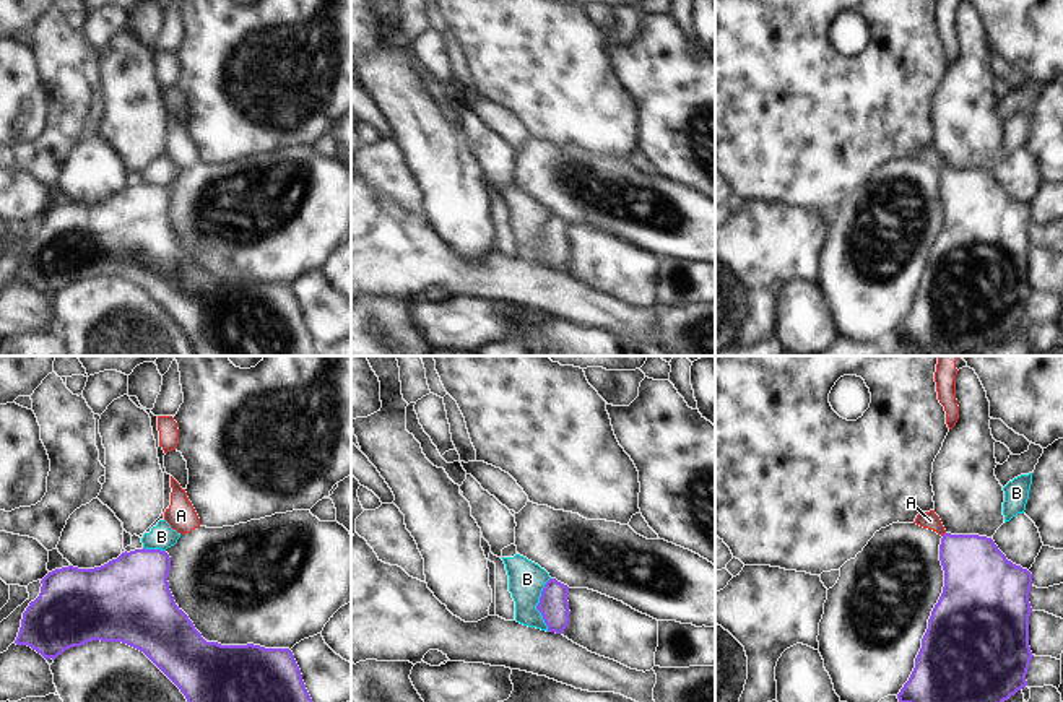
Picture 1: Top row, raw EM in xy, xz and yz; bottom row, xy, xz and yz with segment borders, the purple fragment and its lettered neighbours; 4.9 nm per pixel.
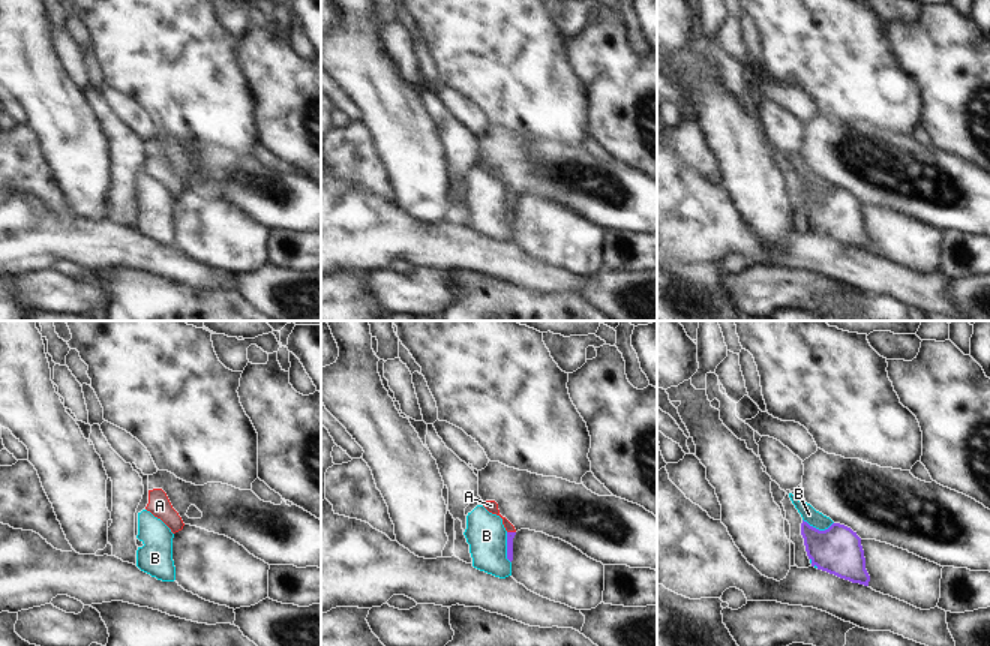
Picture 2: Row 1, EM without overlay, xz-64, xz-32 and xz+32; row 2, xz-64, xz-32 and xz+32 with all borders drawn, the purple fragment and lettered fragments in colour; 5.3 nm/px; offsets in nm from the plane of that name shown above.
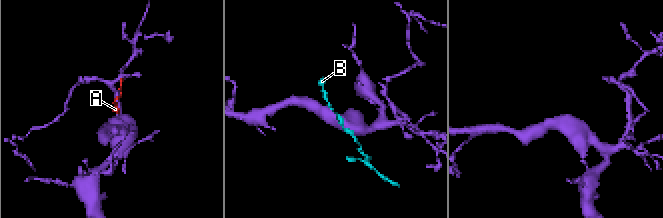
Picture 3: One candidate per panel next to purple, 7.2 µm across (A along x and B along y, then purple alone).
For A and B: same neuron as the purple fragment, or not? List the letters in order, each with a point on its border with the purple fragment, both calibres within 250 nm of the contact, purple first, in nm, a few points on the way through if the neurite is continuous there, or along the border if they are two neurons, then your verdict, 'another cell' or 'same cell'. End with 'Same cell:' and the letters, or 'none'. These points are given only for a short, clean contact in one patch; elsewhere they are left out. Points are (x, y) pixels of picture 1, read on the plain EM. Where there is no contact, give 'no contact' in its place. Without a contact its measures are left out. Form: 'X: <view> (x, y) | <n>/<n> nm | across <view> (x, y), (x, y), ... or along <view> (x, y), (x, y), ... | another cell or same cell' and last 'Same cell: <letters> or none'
A: no contact | same cell
B: xz (538, 241) | 150/180 nm | another cell
Same cell: A

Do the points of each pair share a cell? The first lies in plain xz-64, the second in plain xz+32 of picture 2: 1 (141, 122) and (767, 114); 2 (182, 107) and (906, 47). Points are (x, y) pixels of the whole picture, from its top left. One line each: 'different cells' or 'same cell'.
1: different cells
2: different cells

